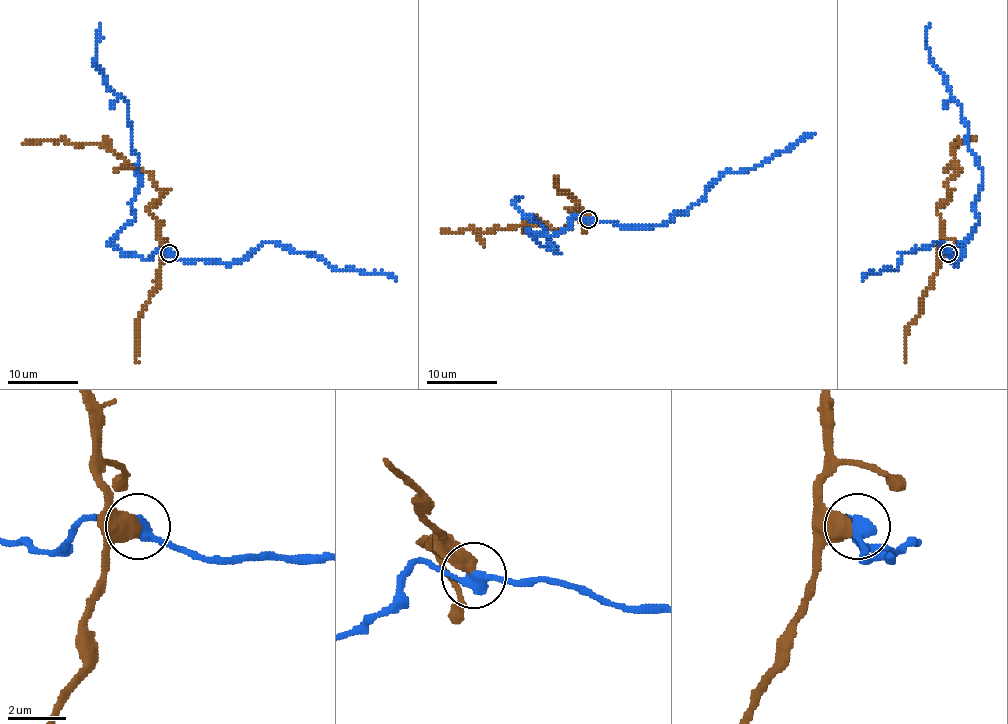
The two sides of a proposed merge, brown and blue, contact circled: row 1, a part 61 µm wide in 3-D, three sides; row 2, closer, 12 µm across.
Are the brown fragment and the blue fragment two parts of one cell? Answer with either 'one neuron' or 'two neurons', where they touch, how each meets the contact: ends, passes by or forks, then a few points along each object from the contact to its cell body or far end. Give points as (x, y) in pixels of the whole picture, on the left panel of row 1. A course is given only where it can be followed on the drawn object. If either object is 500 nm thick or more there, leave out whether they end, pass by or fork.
two neurons | (169, 253) | brown via (169, 253), (159, 239), (159, 222), (150, 211), (159, 195), (148, 172), (136, 171), (99, 144), (23, 142) | blue via (169, 253), (136, 257), (111, 243), (132, 220), (141, 176), (131, 144), (129, 105), (95, 65), (101, 24)

